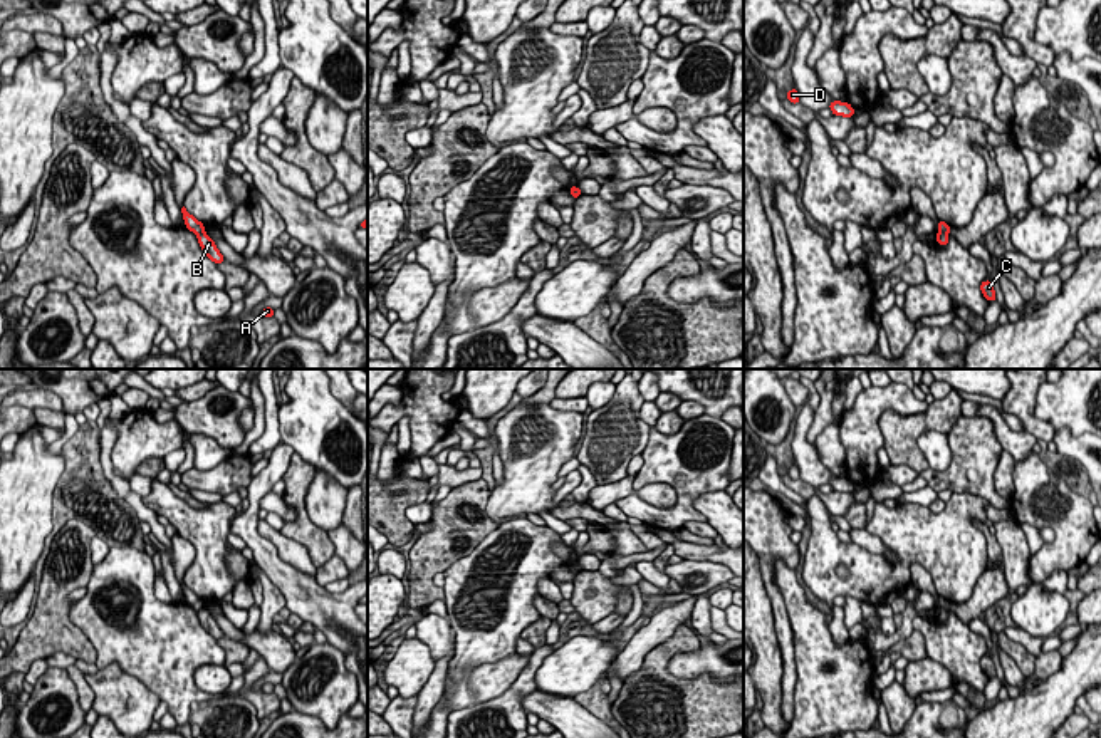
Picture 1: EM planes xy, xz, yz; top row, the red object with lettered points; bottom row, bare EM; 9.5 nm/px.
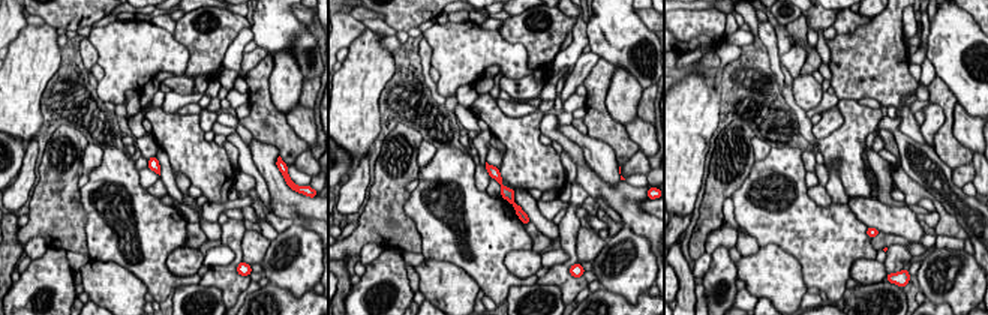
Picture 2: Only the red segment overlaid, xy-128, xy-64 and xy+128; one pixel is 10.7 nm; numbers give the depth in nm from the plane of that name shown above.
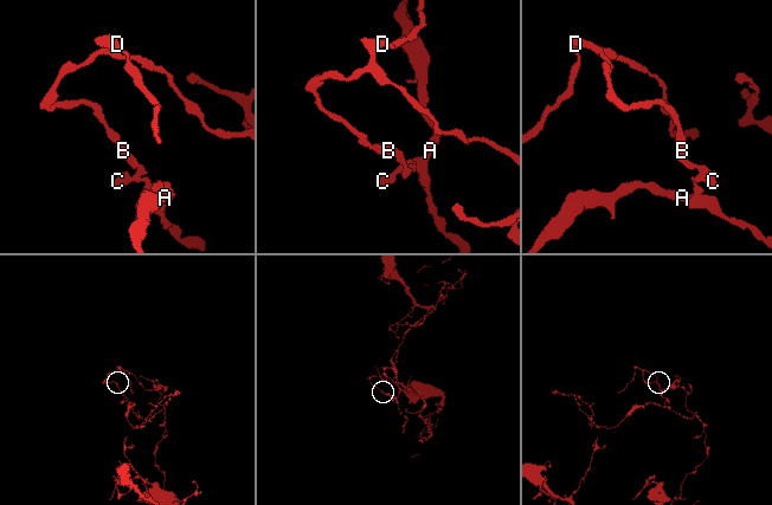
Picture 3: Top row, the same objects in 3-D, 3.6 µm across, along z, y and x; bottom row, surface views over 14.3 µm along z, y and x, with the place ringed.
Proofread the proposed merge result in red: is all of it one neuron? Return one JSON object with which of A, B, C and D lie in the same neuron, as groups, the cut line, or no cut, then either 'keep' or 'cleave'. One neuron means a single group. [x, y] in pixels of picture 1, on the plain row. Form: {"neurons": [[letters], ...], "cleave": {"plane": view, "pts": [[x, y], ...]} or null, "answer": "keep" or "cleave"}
{"neurons": [["A", "B", "C"], ["D"]], "cleave": {"plane": "xy", "pts": [[203, 606], [197, 611]]}, "answer": "cleave"}

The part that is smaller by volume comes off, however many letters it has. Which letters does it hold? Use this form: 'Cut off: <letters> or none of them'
Cut off: A, B, C

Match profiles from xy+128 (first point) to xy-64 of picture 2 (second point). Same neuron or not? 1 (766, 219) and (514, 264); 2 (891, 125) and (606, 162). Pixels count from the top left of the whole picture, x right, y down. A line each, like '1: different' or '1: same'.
1: different
2: different

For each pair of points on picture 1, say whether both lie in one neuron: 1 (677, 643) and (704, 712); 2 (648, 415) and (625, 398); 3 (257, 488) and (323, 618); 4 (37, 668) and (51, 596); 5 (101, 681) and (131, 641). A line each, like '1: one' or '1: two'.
1: one
2: two
3: one
4: two
5: two

